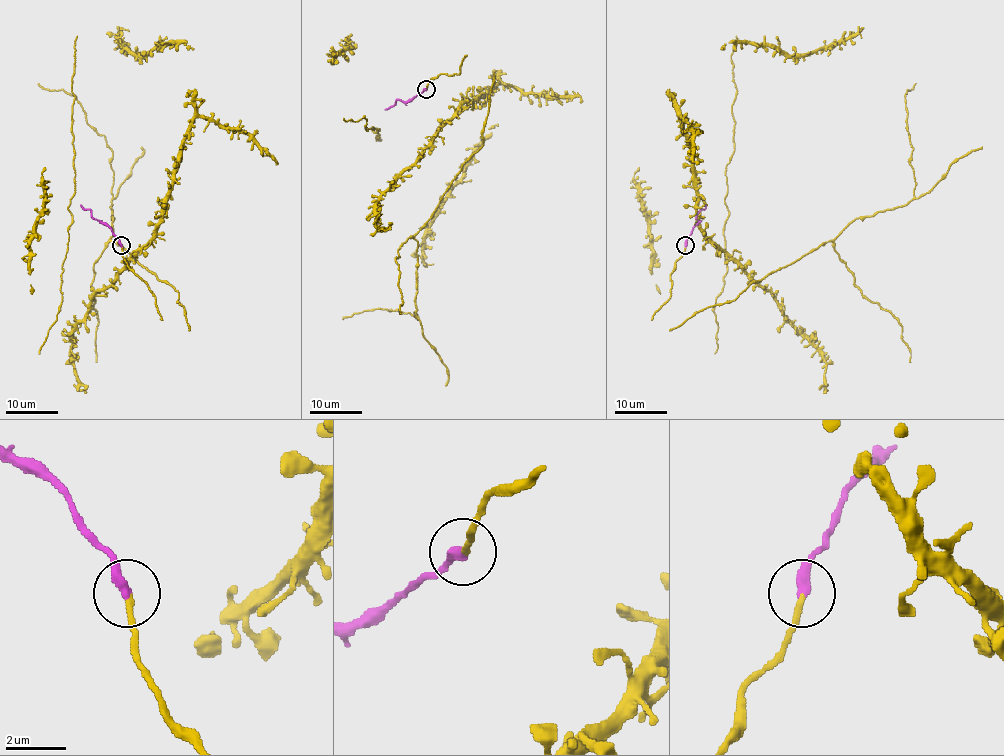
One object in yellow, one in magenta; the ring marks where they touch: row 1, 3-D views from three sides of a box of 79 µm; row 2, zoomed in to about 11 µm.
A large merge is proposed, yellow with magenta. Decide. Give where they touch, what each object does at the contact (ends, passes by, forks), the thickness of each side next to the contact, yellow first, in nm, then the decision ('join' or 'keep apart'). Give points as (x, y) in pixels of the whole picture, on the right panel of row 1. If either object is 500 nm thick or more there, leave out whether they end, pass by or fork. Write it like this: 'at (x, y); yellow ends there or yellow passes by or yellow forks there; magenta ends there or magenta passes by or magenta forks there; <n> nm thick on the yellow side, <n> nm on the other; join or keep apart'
at (685, 245); yellow ends there; magenta ends there; 200 nm thick on the yellow side, 360 nm on the other; join

